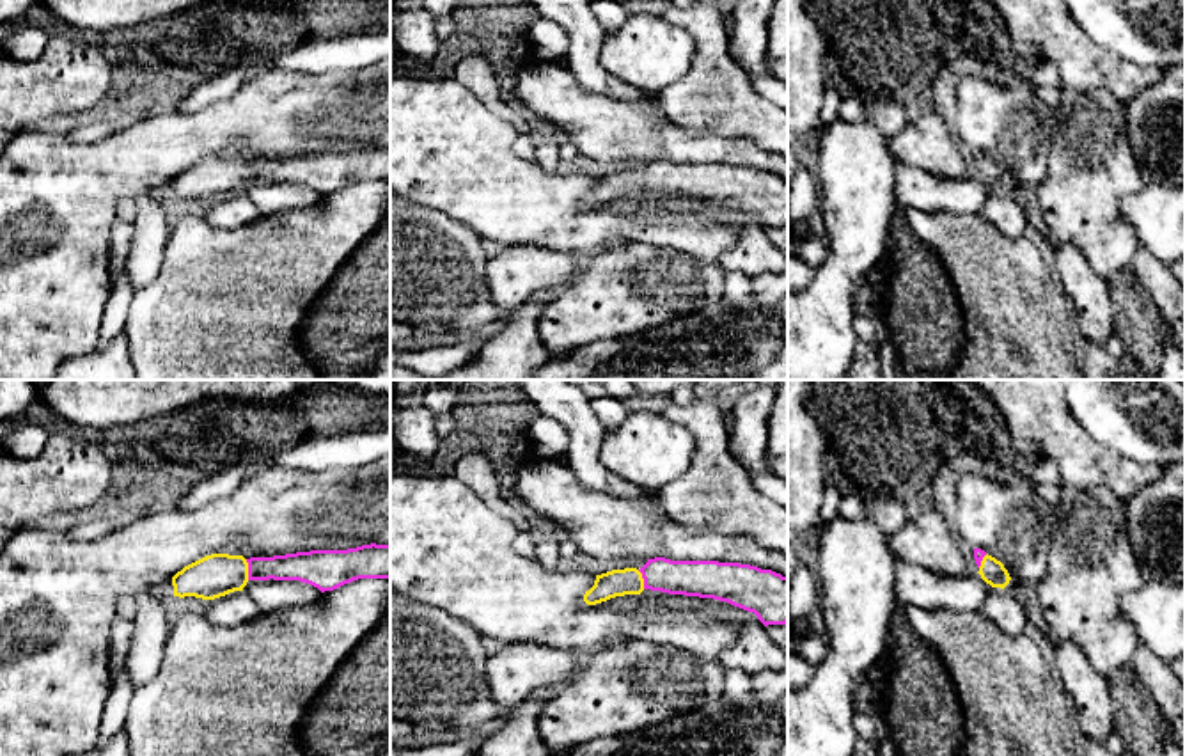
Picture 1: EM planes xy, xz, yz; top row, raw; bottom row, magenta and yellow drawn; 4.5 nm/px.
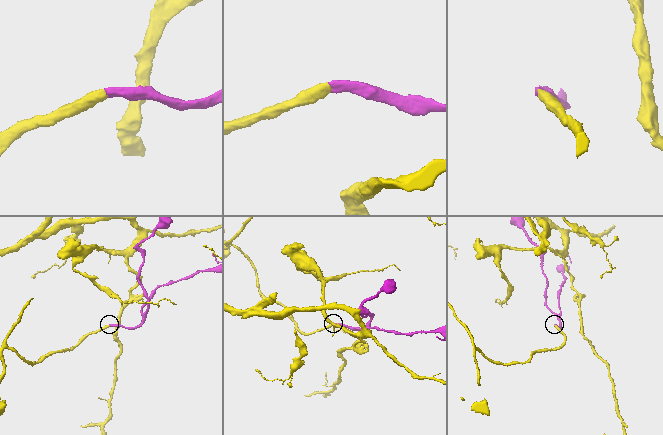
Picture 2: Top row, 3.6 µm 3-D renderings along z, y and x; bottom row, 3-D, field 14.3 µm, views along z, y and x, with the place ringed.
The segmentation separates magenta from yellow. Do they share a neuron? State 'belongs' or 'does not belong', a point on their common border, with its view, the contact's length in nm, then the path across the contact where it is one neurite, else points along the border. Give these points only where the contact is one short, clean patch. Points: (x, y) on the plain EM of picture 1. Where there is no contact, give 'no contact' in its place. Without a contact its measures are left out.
belongs; meets magenta in xy at (249, 173); contact 100 nm long; runs through xy (304, 169), (249, 173), (215, 178)

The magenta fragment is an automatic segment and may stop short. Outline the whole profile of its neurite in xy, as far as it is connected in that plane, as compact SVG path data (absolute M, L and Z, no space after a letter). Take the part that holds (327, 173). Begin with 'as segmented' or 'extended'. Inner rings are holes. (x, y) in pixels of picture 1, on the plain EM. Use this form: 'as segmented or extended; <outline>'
extended; M390 147L310 153L273 160L211 156L172 179L174 199L215 202L243 193L248 183L300 183L321 195L358 181L390 181Z

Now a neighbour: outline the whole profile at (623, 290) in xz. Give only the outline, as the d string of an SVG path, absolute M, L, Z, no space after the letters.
M640 241L612 245L589 254L585 266L564 287L555 289L539 318L546 350L569 353L603 339L646 332L678 321L722 300L726 270L718 263L651 247Z

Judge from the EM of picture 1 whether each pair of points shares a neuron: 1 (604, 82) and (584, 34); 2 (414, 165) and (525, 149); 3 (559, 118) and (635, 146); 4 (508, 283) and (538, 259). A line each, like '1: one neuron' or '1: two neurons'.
1: one neuron
2: two neurons
3: one neuron
4: one neuron

